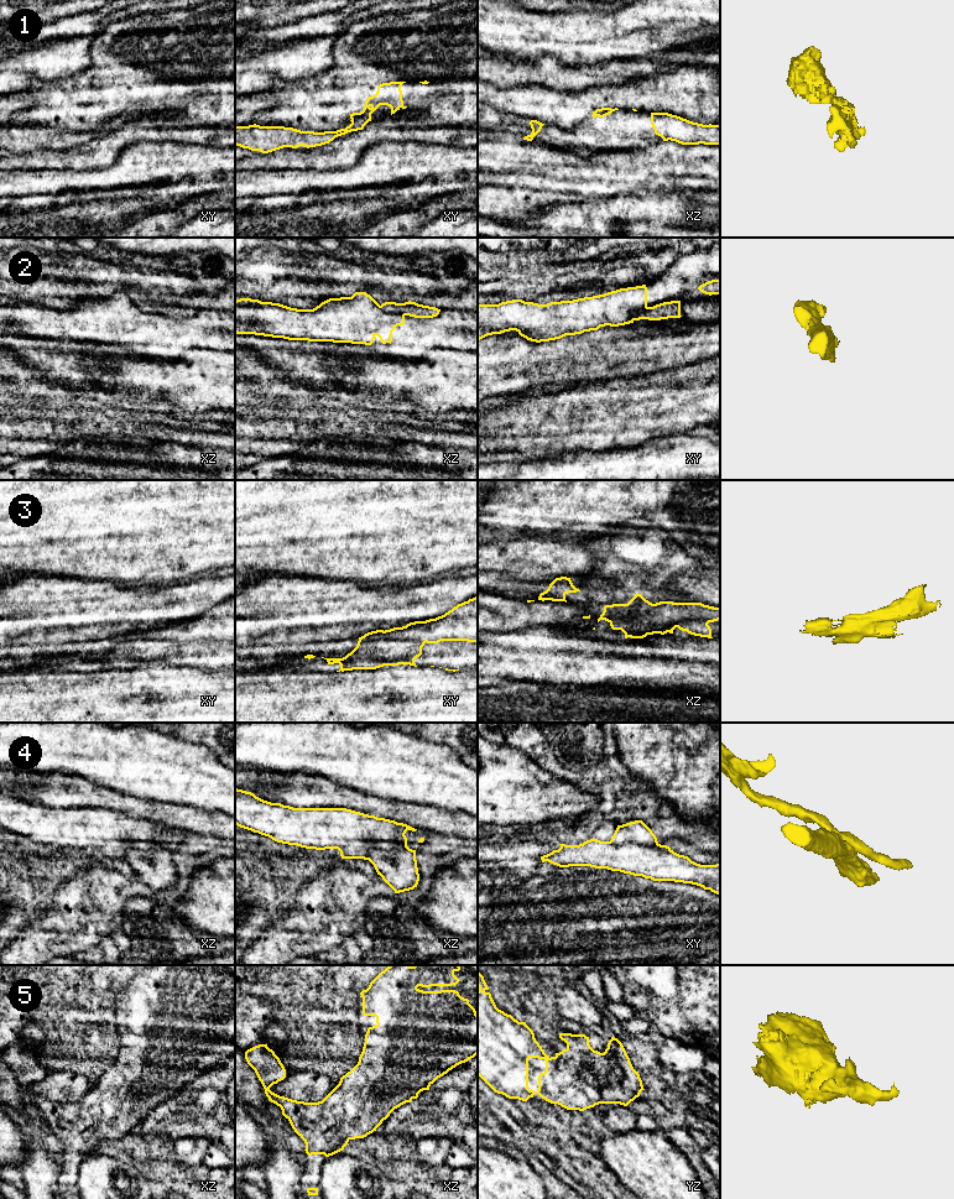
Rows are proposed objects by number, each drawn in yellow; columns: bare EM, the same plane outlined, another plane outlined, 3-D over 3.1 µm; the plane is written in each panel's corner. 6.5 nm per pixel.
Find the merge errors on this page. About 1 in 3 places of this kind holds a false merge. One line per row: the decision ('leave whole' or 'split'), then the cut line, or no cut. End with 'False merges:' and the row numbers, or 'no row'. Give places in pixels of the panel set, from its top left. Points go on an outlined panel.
1: split; cut xy (369, 107), (352, 120)
2: split; cut xz (380, 306), (386, 311), (403, 316)
3: split; cut xz (714, 620), (678, 619), (647, 630), (631, 626), (624, 632)
4: split; cut xz (415, 851), (399, 846), (387, 858), (373, 844), (368, 859)
5: leave whole; cut none
False merges: 1, 2, 3, 4

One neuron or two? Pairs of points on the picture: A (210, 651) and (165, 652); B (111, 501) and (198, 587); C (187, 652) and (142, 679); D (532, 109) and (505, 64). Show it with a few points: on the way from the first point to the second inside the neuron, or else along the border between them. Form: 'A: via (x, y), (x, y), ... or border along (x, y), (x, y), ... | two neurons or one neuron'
A: via (199, 652), (176, 652) | one neuron
B: border along (196, 577), (178, 583) | two neurons
C: border along (182, 666), (187, 667) | two neurons
D: border along (490, 84), (496, 87), (542, 84), (546, 87) | two neurons

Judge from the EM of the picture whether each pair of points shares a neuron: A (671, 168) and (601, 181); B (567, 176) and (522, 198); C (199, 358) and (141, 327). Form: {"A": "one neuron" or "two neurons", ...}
{"A": "one neuron", "B": "one neuron", "C": "two neurons"}

